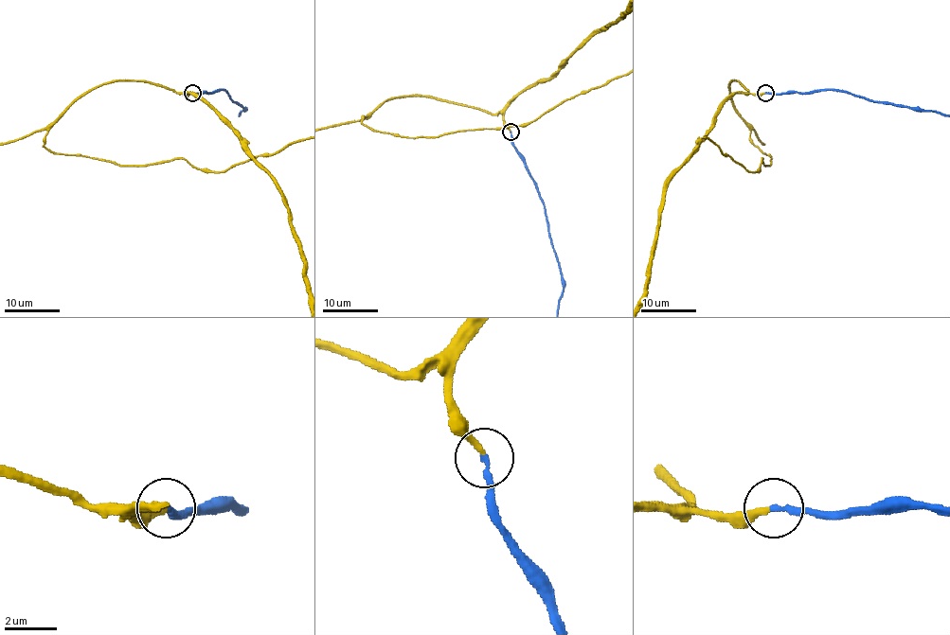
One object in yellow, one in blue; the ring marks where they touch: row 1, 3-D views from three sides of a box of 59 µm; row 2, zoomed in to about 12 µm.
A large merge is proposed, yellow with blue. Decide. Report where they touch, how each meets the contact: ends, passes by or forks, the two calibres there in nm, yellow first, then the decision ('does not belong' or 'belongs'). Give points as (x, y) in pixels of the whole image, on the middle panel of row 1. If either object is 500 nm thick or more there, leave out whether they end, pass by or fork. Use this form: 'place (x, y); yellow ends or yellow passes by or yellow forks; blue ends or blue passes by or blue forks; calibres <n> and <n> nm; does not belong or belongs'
place (510, 132); yellow ends; blue ends; calibres 220 and 220 nm; belongs

